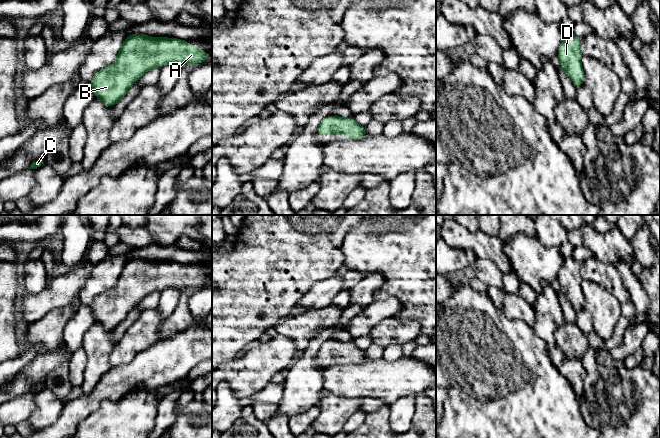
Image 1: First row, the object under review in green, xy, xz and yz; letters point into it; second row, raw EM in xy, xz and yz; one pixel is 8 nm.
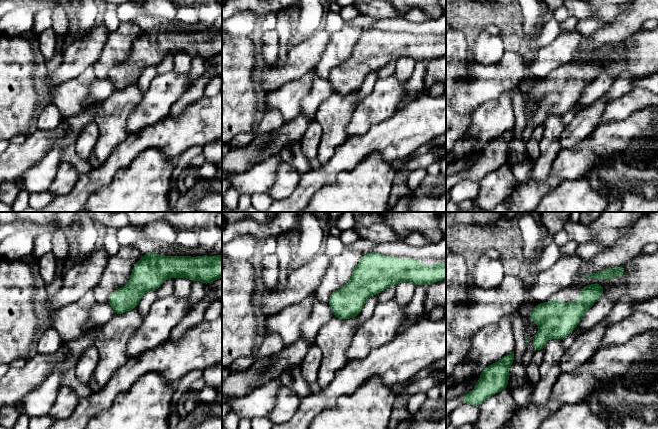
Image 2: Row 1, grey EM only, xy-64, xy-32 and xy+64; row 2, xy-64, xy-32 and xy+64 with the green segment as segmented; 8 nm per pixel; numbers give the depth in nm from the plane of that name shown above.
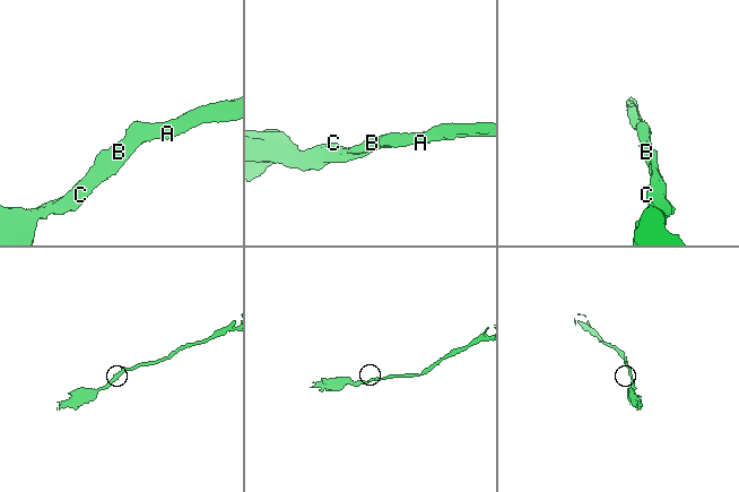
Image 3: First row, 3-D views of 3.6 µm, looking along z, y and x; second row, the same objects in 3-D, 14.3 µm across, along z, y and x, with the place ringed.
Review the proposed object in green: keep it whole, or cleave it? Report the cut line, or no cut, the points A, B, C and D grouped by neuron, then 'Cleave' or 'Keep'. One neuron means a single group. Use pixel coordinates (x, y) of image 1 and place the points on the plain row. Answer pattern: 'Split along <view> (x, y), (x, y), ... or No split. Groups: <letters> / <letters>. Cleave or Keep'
No split. Groups: A B C D. Keep

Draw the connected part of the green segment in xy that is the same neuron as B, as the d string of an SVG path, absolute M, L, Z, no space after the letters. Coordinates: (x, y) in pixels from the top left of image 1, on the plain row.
M132 258L127 260L119 271L115 286L98 295L89 307L95 317L95 323L100 323L106 330L114 330L126 319L134 306L152 292L162 292L170 287L193 290L207 285L209 282L210 278L201 272L190 270L185 264L165 261L152 262L147 258Z

